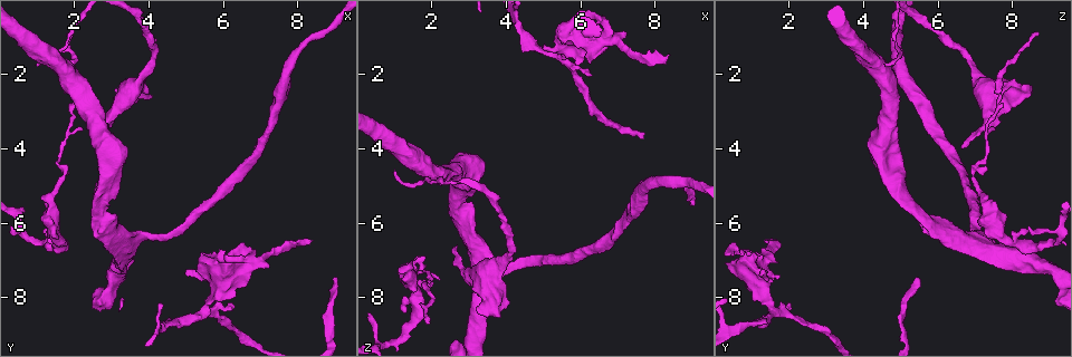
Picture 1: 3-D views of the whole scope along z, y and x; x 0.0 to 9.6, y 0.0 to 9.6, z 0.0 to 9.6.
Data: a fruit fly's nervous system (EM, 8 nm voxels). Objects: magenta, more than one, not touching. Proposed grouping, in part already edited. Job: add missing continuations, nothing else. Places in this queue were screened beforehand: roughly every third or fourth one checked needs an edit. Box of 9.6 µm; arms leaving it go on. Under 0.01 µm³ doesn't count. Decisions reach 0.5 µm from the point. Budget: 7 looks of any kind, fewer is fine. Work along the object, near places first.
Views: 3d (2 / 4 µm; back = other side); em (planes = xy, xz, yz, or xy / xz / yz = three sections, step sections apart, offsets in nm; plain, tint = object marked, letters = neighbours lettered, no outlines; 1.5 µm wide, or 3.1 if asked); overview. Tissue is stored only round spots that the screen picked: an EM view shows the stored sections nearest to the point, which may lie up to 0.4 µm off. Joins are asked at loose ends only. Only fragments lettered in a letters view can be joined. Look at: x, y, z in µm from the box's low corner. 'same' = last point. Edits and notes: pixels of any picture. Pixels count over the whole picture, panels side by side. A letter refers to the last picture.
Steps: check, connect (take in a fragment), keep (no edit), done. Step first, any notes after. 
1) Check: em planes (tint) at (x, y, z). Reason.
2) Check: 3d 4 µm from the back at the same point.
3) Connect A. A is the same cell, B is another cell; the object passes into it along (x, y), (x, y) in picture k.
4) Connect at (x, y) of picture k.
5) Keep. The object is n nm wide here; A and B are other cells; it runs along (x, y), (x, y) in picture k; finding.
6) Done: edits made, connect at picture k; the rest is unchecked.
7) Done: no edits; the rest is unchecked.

Check: em planes (letters) at (9.05, 7.50, 5.40).

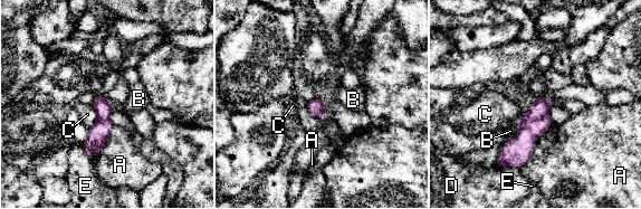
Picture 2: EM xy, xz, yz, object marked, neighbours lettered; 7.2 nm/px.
Keep. A, B, C, D and E are other cells; it runs along (548, 103), (527, 134), (501, 159) in picture 2; no lettered fragment goes on from it.

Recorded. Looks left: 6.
Check: 3d 4 µm at (5.00, 7.45, 1.25). Free end.

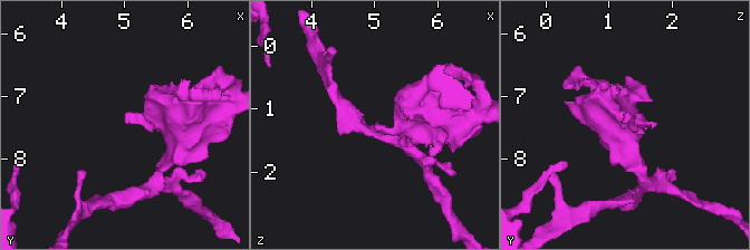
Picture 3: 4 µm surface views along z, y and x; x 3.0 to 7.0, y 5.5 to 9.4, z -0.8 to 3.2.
Check: em yz step 8 (tint) at (5.00, 7.40, 1.20). Shape alone is not enough.

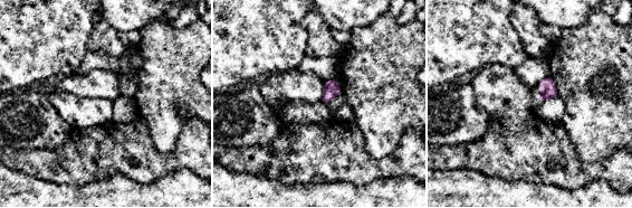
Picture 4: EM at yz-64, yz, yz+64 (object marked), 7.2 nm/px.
Check: em planes (letters) at the same point.

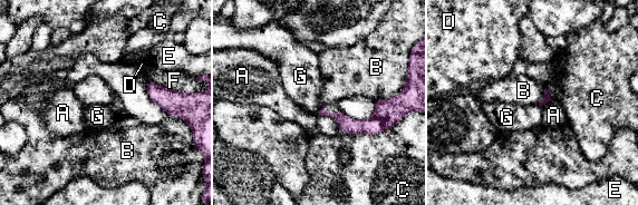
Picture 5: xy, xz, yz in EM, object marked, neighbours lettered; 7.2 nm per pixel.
Keep. A, B, C, D, E, F and G are other cells; it runs along (384, 101), (369, 125), (322, 113) in picture 5; no lettered fragment goes on from it.

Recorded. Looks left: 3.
Check: 3d 4 µm at (3.05, 3.15, 7.70).

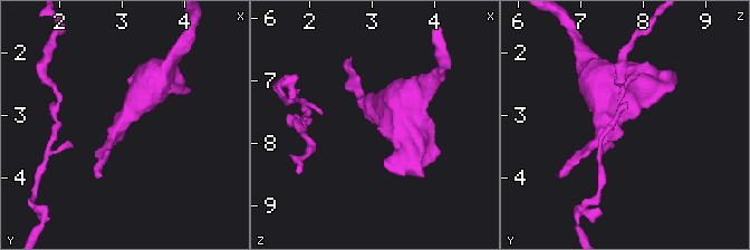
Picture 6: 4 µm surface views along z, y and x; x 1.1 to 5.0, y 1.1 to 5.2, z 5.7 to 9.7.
Check: em xz step 8 (letters) at (3.10, 3.05, 7.70). Shape alone is not enough.

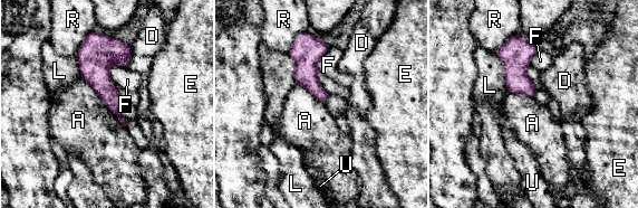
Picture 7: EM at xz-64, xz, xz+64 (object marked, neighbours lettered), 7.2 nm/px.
Check: em planes (letters) at the same point. Another direction.

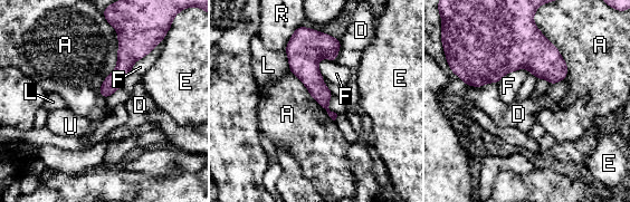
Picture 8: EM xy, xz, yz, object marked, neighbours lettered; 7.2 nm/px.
Keep. A, D, E, F, L, R and U are other cells; a border runs along (102, 13), (117, 37), (105, 99) in picture 8; no lettered fragment goes on from it.

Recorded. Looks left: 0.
Done: no edits; the rest is unchecked.

